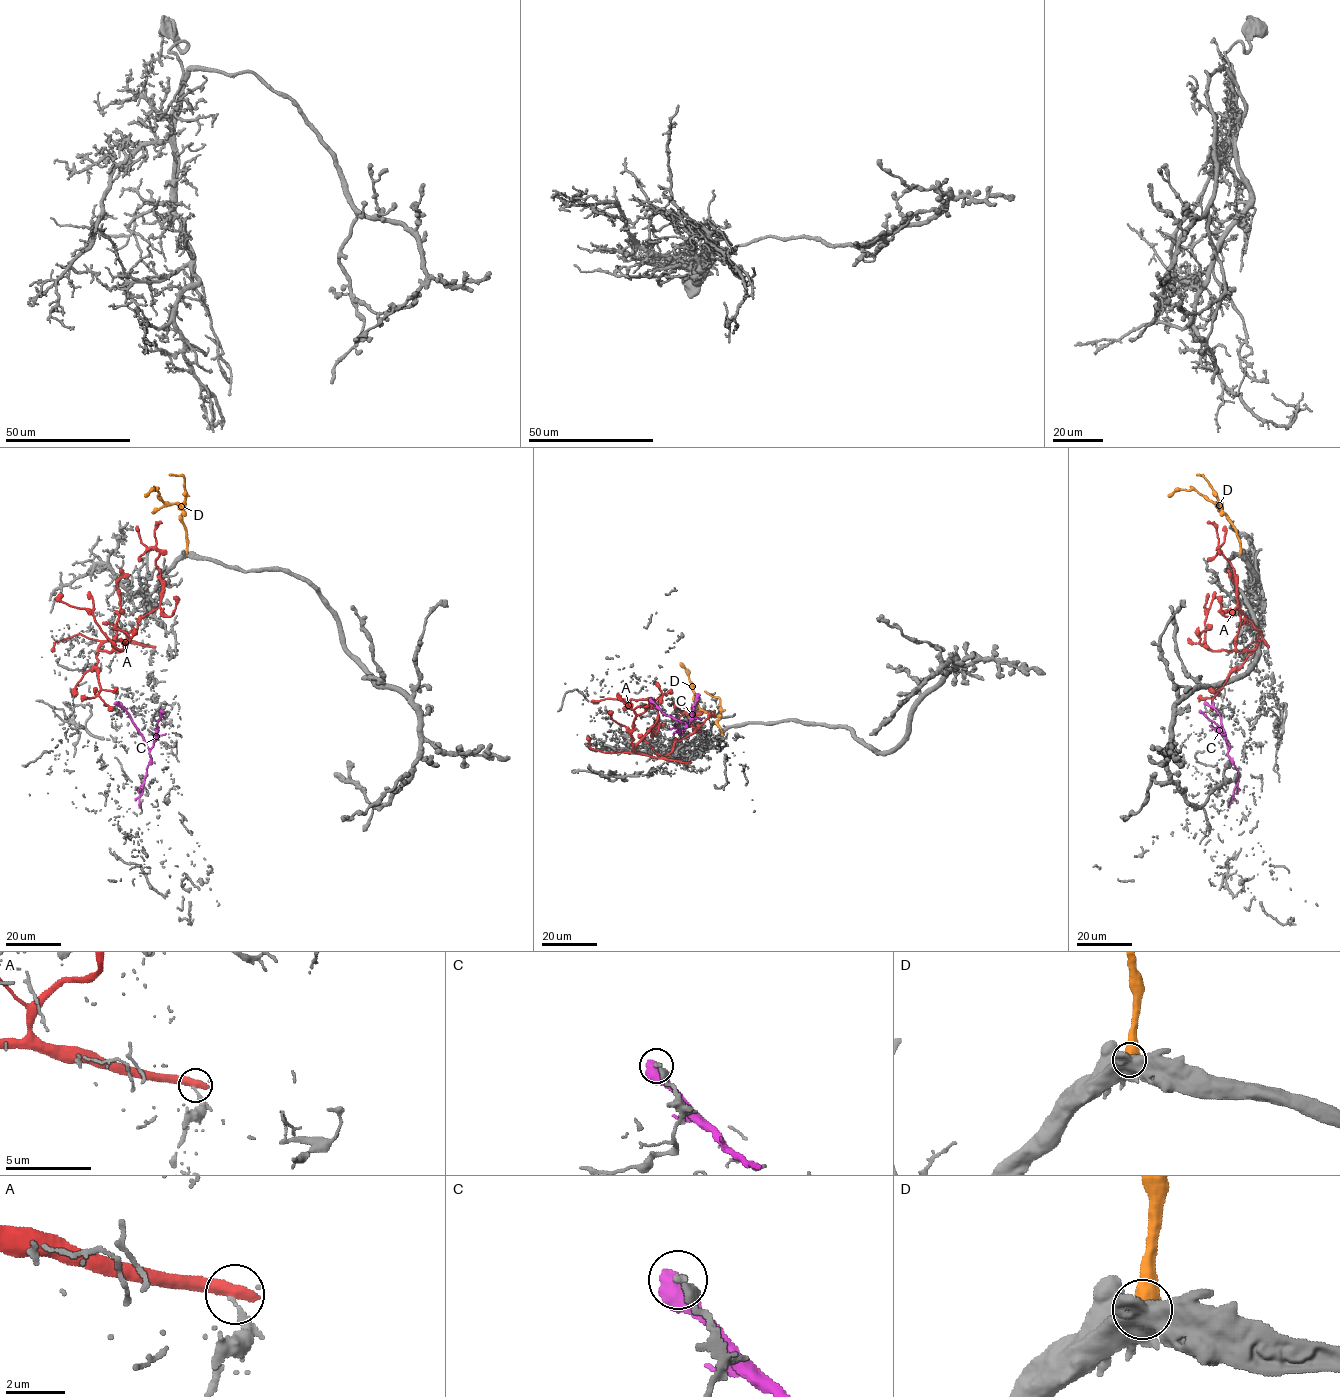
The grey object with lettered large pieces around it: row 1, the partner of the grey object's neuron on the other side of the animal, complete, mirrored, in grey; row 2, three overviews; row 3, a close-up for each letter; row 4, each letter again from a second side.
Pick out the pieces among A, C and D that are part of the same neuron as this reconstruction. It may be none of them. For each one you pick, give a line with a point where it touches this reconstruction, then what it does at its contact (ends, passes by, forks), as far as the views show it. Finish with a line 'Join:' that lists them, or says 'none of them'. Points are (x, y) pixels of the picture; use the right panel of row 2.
Join: none of them

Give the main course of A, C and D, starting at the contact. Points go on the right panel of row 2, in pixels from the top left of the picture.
A: (1268, 647), (1260, 641), (1255, 648), (1241, 652), (1208, 650), (1205, 646), (1204, 606), (1208, 594)
C: (1205, 703), (1219, 713), (1228, 755), (1237, 770), (1237, 785), (1229, 807)
D: (1240, 553), (1236, 529), (1219, 504), (1193, 489), (1176, 489), (1168, 496)

